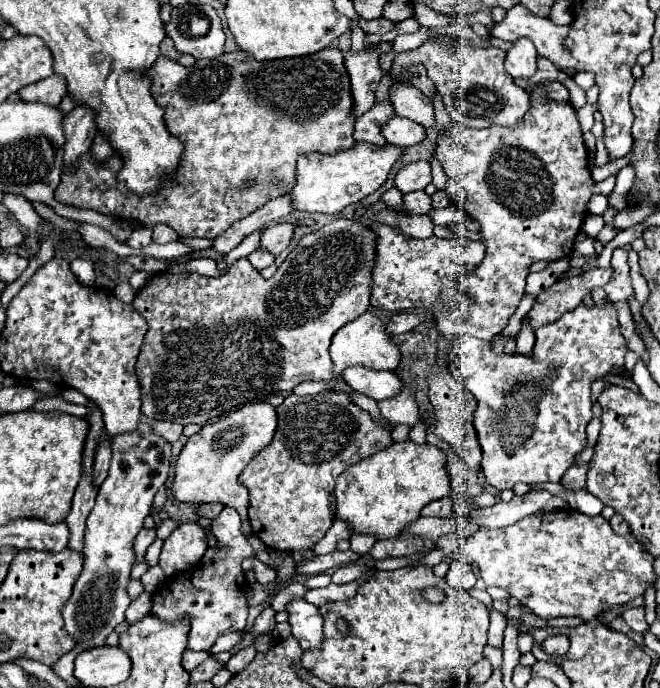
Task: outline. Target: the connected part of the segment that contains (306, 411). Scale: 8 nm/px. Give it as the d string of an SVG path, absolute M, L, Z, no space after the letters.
M320 392L312 396L290 394L276 408L276 412L278 430L274 434L274 440L250 460L240 480L244 486L248 486L250 492L248 518L254 534L272 550L298 552L312 548L332 526L334 508L330 504L330 496L334 494L336 476L368 454L376 454L390 446L392 436L388 428L382 428L378 422L372 420L370 412L356 406L346 392Z

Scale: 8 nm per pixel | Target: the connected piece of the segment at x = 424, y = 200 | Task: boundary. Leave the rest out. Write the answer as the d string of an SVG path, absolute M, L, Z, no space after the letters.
M424 190L410 192L404 196L404 204L406 204L408 214L426 214L428 210L432 209L431 202L431 197Z

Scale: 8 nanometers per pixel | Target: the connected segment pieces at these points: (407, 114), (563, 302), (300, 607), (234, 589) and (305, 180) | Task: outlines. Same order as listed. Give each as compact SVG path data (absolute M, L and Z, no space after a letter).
M400 82L396 88L392 88L390 98L392 98L394 110L398 116L408 118L408 120L412 120L424 128L430 128L430 130L438 128L430 98L426 98L410 82Z
M594 268L584 274L554 282L544 294L538 294L532 310L528 312L528 322L532 330L538 330L550 322L556 322L562 314L578 308L594 288L602 288L610 280L612 270Z
M296 598L288 604L288 622L292 626L292 634L298 638L300 646L310 650L320 650L324 640L324 620L316 606L308 604L304 598Z
M224 508L216 520L212 520L212 534L218 538L218 546L209 547L202 562L184 578L184 574L168 578L154 592L152 612L162 620L176 620L184 614L190 616L190 650L210 650L218 636L246 628L248 602L246 602L246 580L241 562L253 555L248 540L240 534L240 514L232 508Z
M358 142L354 148L338 150L334 154L322 154L322 152L304 154L298 158L296 164L294 188L288 192L292 208L300 212L336 214L346 206L356 204L358 200L376 192L386 182L386 176L400 154L402 148L390 144L384 148L372 148L366 142Z

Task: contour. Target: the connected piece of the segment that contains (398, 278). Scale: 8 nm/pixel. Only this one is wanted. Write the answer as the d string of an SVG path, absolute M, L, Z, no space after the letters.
M372 224L378 234L376 268L372 272L374 286L370 304L388 312L404 312L410 308L428 308L434 304L456 306L460 302L460 290L456 290L456 278L466 270L474 270L482 260L486 246L480 240L470 238L443 239L432 236L415 239L400 234L386 224Z

